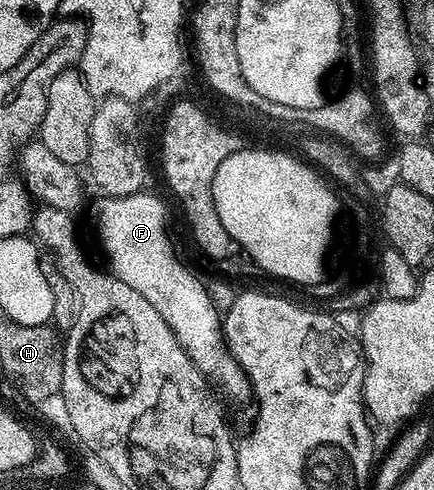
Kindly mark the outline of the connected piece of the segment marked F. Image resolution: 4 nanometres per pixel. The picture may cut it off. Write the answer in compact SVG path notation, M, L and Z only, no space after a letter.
M148 190L129 196L104 196L96 204L96 232L108 255L107 267L112 275L126 282L130 290L138 290L138 294L166 318L166 326L174 330L182 350L186 350L190 362L198 366L200 373L230 399L249 399L252 384L224 342L221 309L212 301L212 293L206 284L176 257L172 249L172 240L168 237L168 212L163 202L151 196Z

